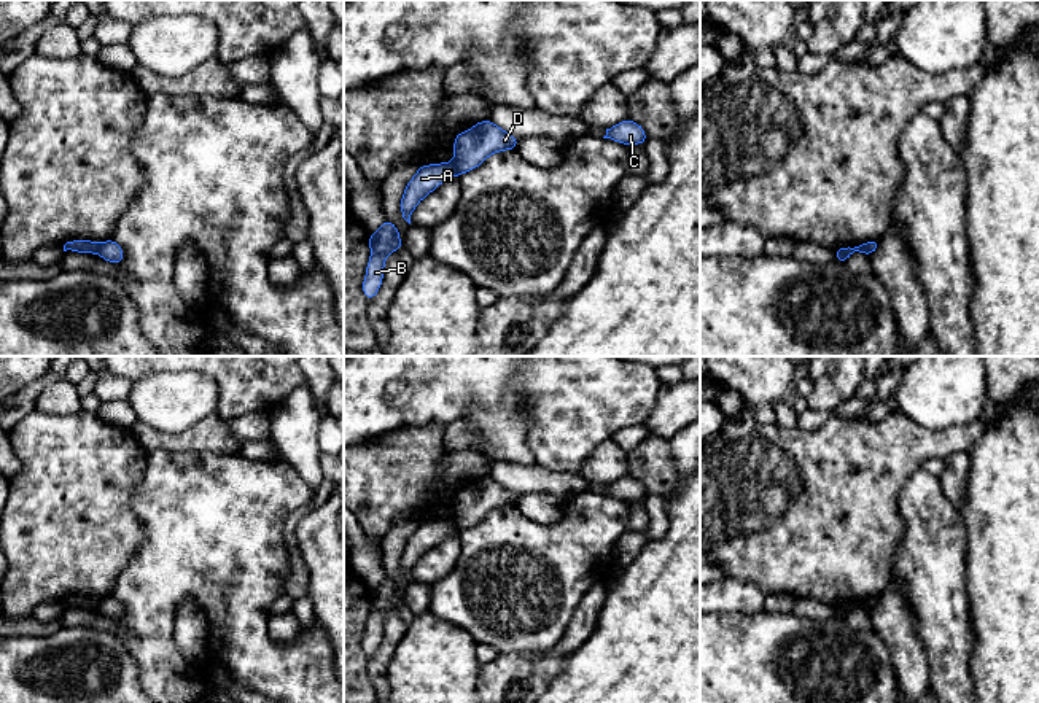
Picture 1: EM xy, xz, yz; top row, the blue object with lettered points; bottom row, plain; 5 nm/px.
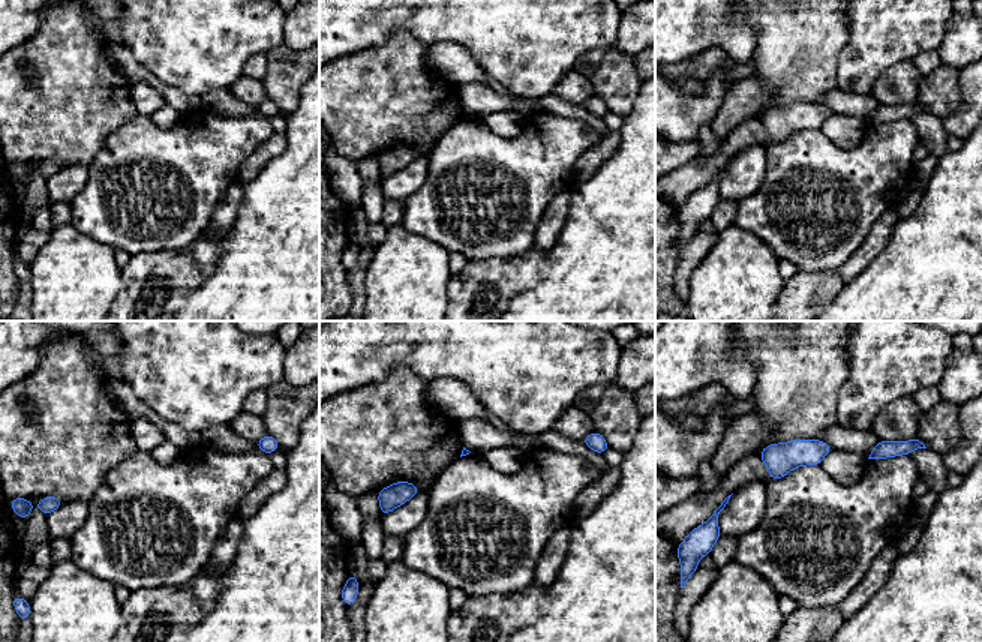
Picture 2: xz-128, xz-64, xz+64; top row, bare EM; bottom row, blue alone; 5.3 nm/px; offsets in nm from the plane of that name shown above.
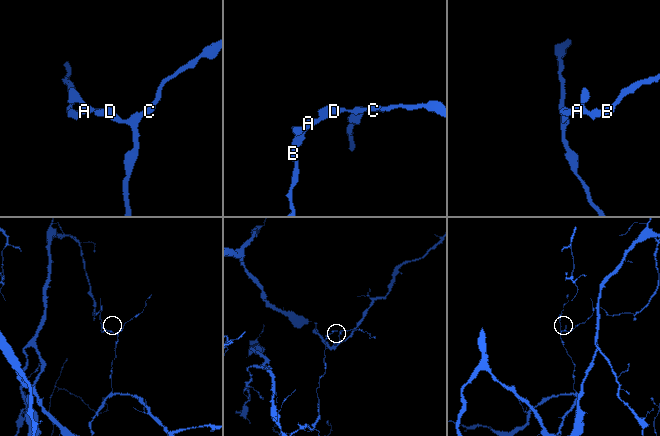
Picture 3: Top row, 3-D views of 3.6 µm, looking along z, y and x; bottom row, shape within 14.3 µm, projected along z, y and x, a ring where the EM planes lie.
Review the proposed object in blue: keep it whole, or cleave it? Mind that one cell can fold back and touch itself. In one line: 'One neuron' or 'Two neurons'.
Two neurons

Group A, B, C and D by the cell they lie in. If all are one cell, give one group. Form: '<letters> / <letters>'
A B / C D

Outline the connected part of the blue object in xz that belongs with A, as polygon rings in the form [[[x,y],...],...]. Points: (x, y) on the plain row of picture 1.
[[[453,519],[420,520],[418,528],[407,539],[406,547],[401,553],[401,571],[411,581],[412,566],[417,560],[426,553],[431,547],[438,544],[439,539],[447,538],[449,534],[458,533],[457,523]]]

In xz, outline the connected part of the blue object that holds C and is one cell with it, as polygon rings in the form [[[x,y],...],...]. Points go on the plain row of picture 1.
[[[630,476],[606,485],[606,491],[603,495],[609,495],[624,501],[640,501],[648,496],[643,484]]]

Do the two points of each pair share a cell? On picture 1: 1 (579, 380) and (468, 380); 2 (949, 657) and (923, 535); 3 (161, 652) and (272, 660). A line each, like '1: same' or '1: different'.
1: same
2: same
3: same

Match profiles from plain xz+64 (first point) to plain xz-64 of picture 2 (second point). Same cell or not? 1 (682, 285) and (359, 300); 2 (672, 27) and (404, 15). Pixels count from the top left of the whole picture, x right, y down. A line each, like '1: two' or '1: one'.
1: one
2: one

